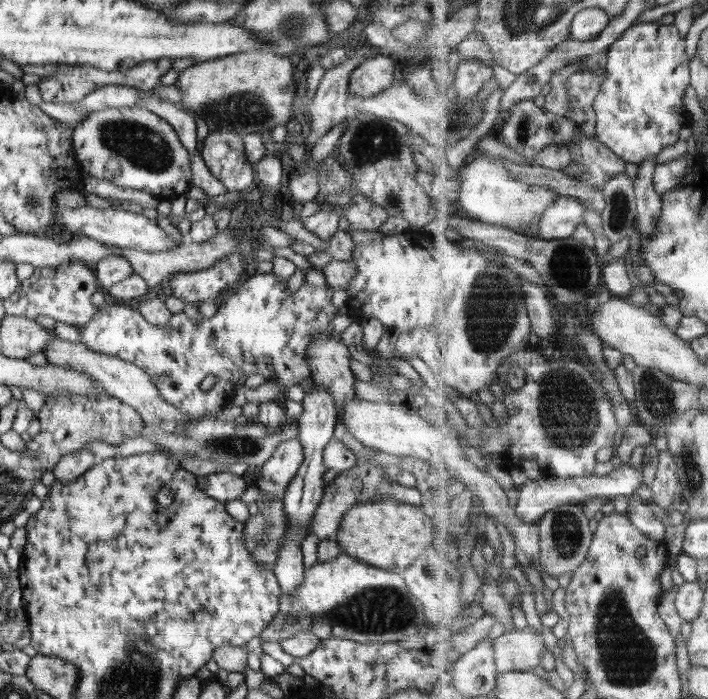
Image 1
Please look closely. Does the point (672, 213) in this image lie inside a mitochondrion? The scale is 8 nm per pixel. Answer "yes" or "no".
no

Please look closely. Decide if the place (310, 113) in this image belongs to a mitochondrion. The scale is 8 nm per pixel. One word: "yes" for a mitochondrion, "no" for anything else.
no

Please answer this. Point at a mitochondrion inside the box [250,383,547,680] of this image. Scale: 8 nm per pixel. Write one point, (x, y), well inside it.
(378, 609)

